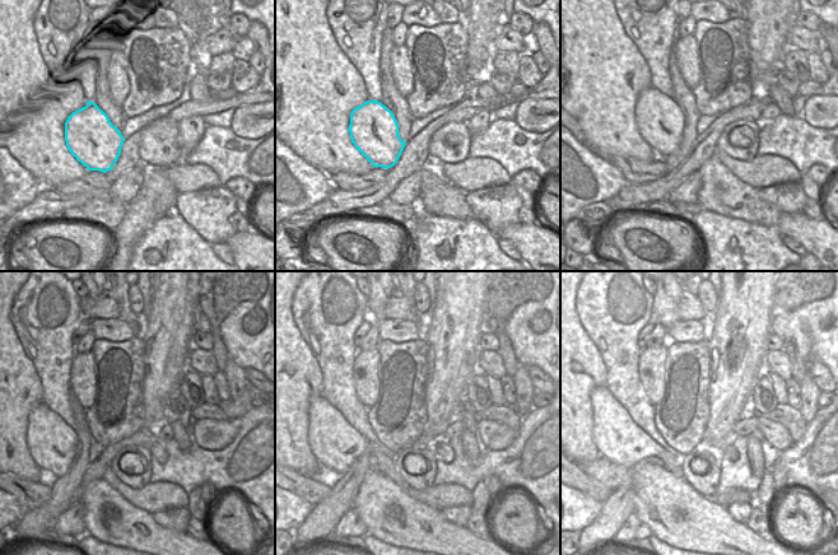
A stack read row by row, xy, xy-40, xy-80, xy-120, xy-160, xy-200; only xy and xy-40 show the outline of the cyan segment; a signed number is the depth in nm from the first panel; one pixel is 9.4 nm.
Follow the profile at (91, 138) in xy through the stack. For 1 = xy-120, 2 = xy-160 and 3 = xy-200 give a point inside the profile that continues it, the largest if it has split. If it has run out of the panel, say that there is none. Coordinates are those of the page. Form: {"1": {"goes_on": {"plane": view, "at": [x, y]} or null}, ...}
{"1": {"goes_on": {"plane": "xy-120", "at": [52, 443]}}, "2": {"goes_on": {"plane": "xy-160", "at": [335, 443]}}, "3": {"goes_on": {"plane": "xy-200", "at": [617, 438]}}}

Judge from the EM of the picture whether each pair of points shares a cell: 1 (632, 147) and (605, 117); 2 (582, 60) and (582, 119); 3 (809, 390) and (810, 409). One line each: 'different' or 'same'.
1: different
2: same
3: same

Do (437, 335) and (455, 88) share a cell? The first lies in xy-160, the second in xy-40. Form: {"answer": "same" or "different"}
{"answer": "same"}

